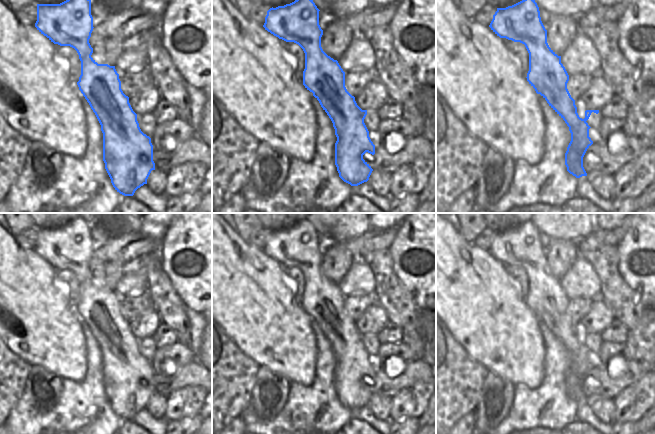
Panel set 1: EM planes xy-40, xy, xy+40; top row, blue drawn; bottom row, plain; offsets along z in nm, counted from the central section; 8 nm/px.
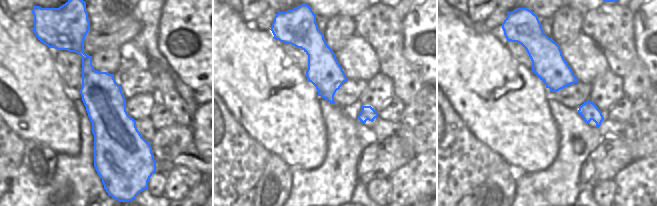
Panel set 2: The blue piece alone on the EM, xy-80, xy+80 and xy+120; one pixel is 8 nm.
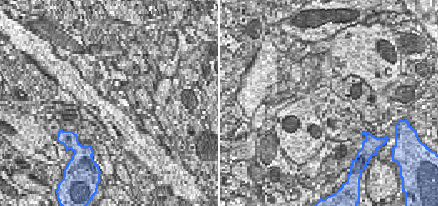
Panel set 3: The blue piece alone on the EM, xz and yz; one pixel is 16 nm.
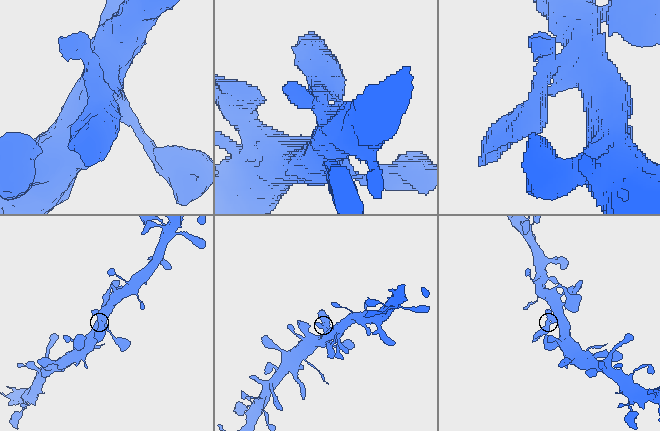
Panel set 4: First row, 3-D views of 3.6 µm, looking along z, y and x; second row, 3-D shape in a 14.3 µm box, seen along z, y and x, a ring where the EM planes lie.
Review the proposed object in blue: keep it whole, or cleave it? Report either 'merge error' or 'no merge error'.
no merge error

